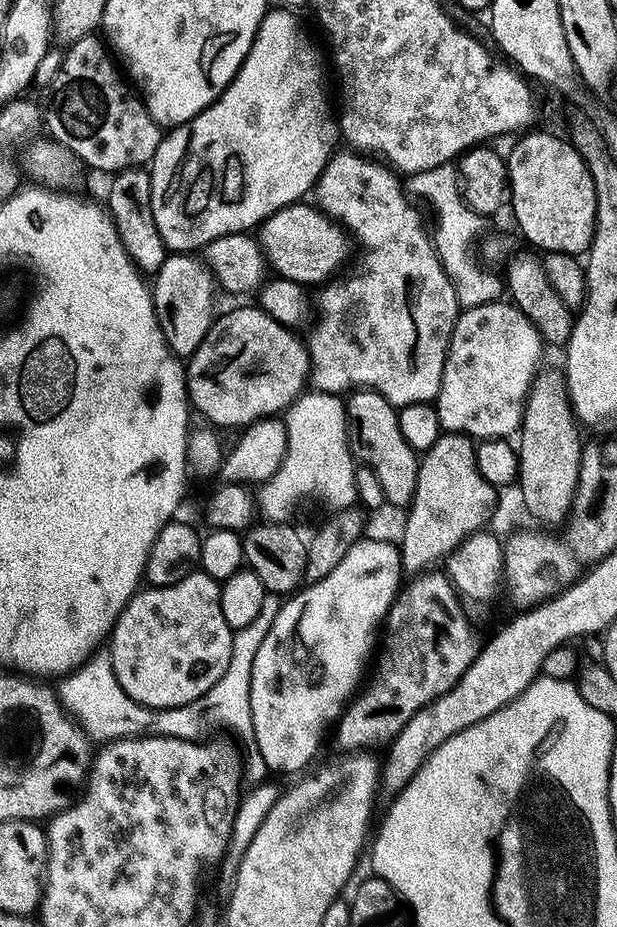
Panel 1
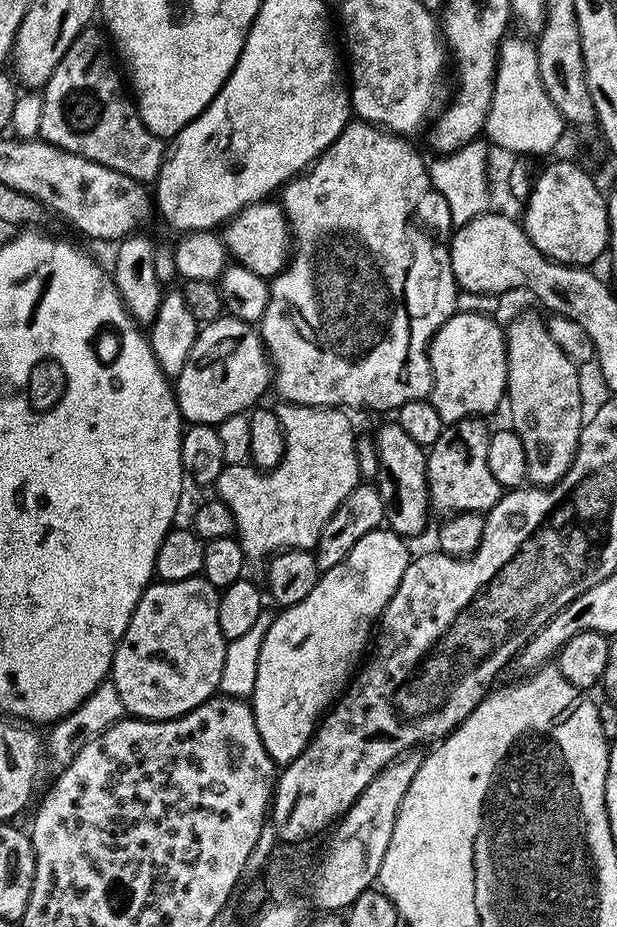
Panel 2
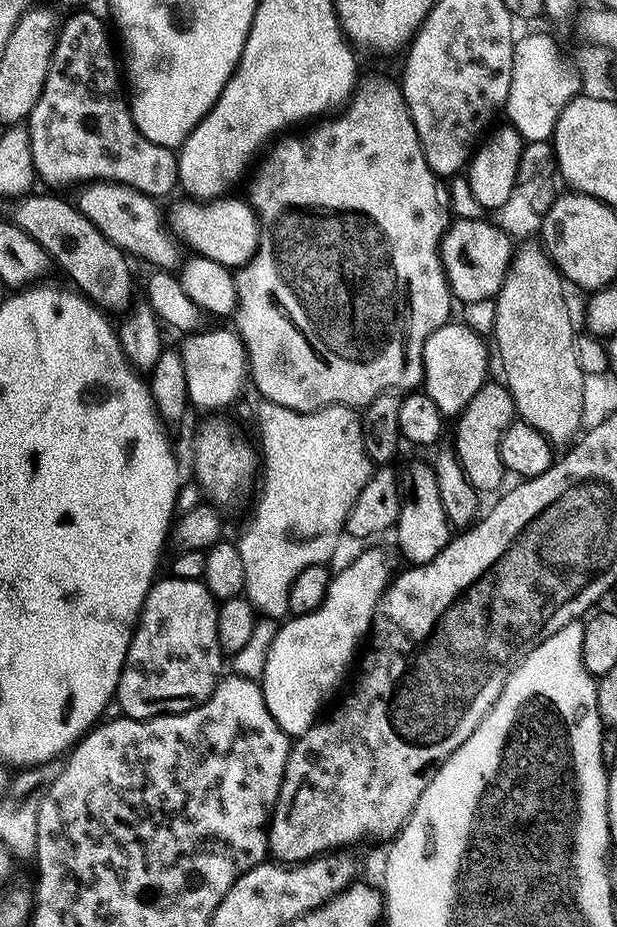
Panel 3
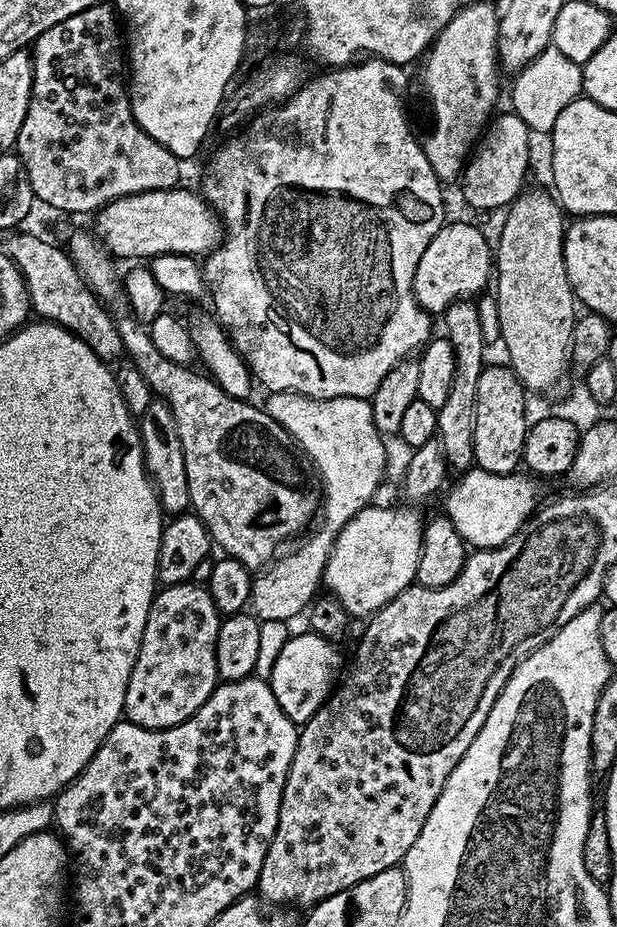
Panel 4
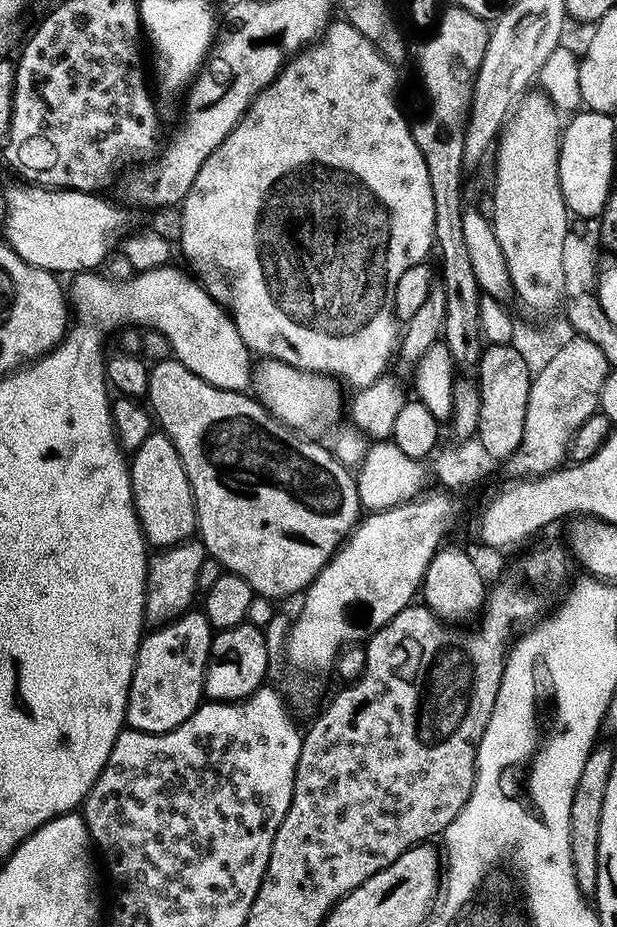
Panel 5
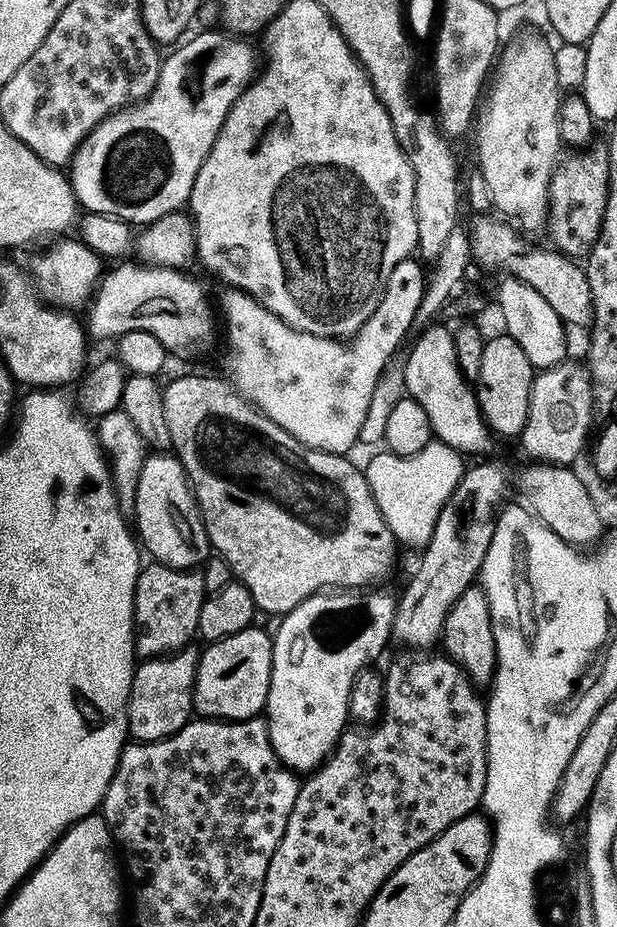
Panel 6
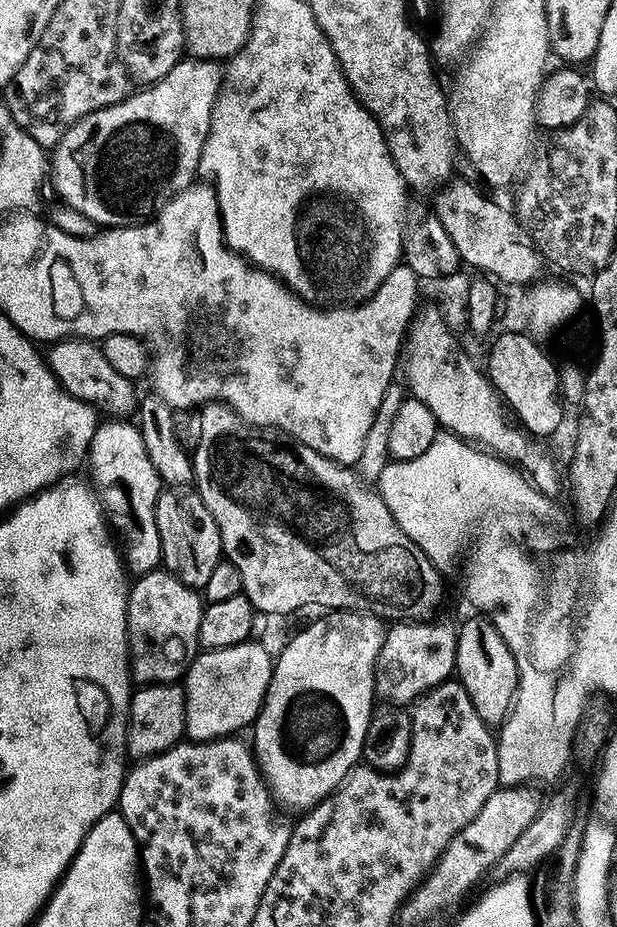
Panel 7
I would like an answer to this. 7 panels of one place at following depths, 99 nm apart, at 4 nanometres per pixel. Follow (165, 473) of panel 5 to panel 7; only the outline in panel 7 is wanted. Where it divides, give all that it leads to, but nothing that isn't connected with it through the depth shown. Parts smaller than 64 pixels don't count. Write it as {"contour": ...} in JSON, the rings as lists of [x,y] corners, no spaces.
{"contour":[[[195,490],[161,491],[154,510],[154,522],[158,522],[163,571],[178,578],[178,582],[186,586],[202,590],[210,579],[214,566],[218,566],[222,559],[218,526],[210,510],[206,510],[202,498]]]}

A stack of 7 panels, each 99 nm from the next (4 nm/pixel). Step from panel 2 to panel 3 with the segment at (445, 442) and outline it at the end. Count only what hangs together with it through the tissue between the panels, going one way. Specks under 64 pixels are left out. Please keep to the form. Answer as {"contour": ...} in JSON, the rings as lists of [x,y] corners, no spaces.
{"contour":[[[486,382],[470,398],[470,402],[460,413],[456,424],[456,441],[454,447],[456,456],[462,462],[462,470],[469,482],[475,486],[481,494],[492,492],[506,477],[504,462],[500,457],[500,443],[506,434],[508,427],[517,419],[516,407],[512,401],[512,395],[508,393],[503,383]]]}

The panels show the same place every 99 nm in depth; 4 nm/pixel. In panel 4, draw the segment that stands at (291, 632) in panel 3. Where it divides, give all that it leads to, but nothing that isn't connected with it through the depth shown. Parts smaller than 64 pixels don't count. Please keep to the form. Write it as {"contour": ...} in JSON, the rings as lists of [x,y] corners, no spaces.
{"contour":[[[305,630],[301,636],[293,635],[282,648],[278,662],[274,664],[270,683],[274,690],[274,698],[278,698],[278,706],[282,706],[284,713],[296,725],[303,726],[332,695],[334,681],[341,675],[338,649],[340,648],[335,643],[311,630]]]}

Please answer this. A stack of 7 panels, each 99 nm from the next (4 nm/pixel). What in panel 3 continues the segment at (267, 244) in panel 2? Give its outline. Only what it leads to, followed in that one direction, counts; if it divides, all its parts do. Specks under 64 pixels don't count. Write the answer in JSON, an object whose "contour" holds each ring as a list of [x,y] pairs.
{"contour":[[[184,198],[181,204],[170,208],[170,228],[185,245],[189,244],[195,255],[205,256],[222,266],[239,270],[249,264],[260,241],[260,219],[256,210],[247,199],[224,200],[217,198],[197,202],[192,198]]]}

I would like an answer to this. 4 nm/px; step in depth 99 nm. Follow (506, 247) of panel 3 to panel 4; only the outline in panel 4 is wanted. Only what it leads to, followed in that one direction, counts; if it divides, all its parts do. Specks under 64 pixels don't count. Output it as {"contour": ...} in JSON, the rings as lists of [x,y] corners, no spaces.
{"contour":[[[476,224],[458,225],[456,240],[447,240],[446,236],[437,236],[430,242],[430,246],[426,246],[426,254],[422,254],[418,262],[412,283],[412,293],[418,306],[422,306],[429,314],[442,314],[455,300],[483,293],[487,284],[489,287],[494,272],[493,249],[488,248],[481,229]]]}

